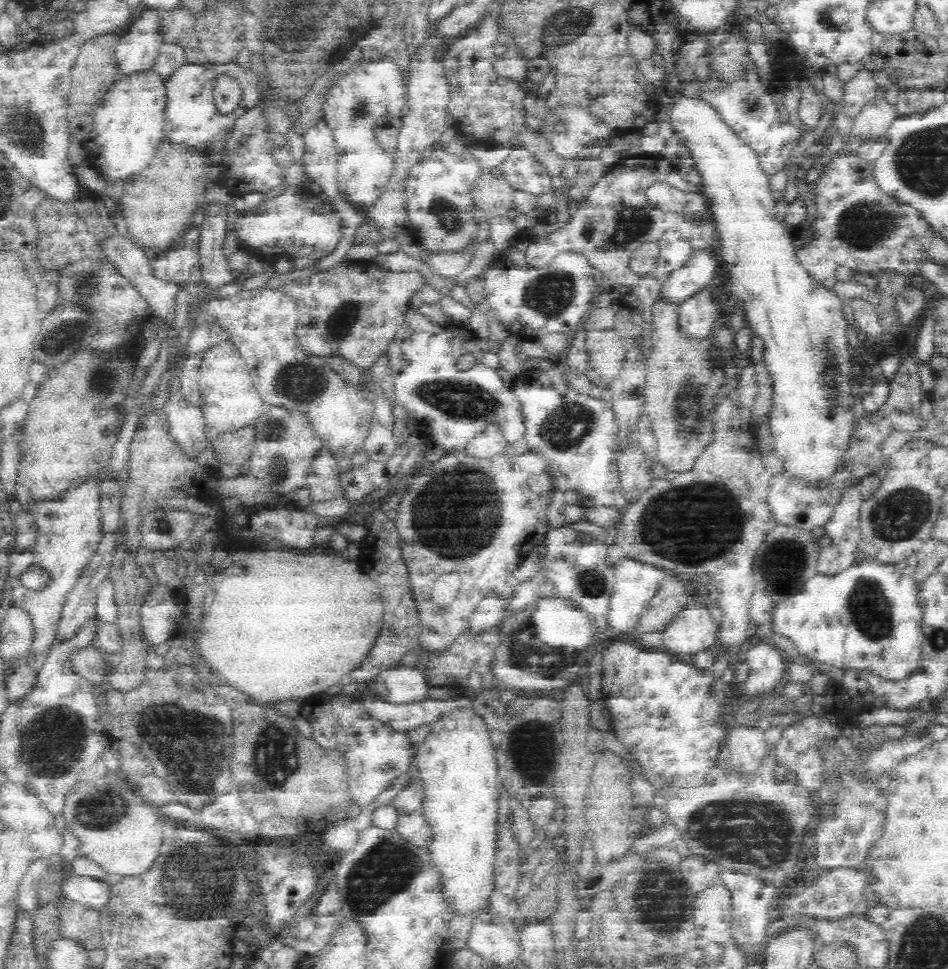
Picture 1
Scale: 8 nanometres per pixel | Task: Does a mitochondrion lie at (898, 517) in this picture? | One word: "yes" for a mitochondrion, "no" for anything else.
yes

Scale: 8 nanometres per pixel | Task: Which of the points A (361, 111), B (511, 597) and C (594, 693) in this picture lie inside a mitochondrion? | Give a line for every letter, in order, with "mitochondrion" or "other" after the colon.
A: mitochondrion
B: other
C: other

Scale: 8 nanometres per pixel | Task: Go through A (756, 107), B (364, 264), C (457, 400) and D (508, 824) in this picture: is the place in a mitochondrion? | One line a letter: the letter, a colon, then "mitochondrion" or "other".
A: mitochondrion
B: other
C: mitochondrion
D: other

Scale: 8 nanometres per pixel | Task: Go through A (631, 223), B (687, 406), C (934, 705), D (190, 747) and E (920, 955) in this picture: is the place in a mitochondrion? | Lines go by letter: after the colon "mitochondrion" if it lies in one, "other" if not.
A: mitochondrion
B: mitochondrion
C: other
D: mitochondrion
E: mitochondrion

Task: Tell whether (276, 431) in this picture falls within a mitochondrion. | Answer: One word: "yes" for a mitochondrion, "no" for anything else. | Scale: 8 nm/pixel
yes

